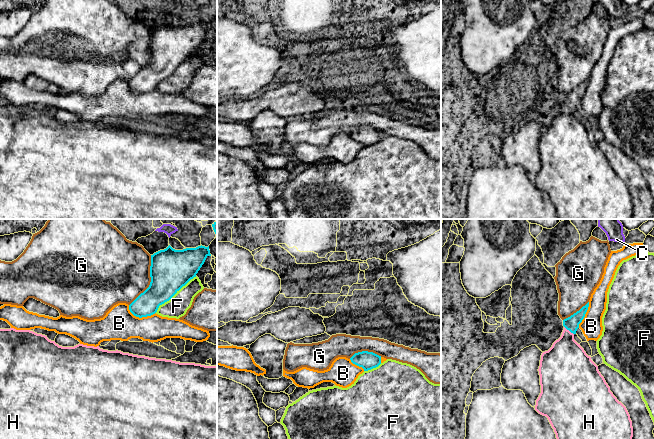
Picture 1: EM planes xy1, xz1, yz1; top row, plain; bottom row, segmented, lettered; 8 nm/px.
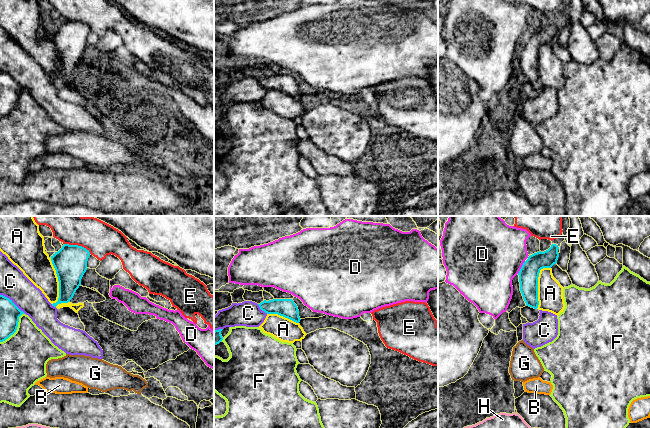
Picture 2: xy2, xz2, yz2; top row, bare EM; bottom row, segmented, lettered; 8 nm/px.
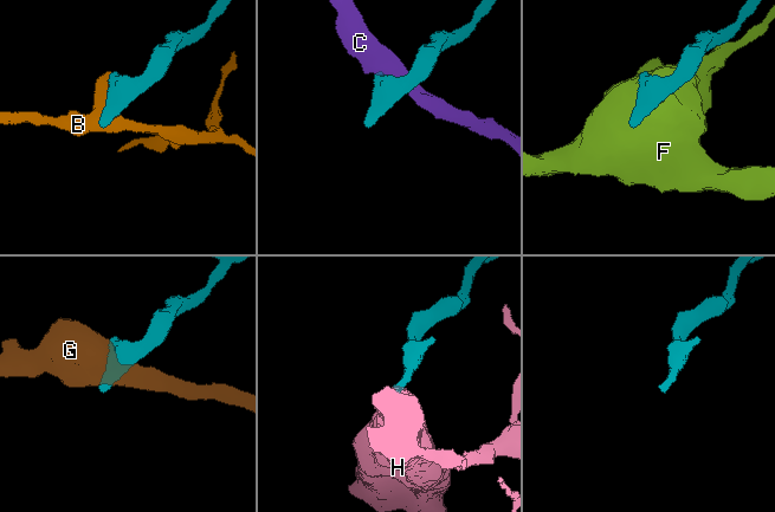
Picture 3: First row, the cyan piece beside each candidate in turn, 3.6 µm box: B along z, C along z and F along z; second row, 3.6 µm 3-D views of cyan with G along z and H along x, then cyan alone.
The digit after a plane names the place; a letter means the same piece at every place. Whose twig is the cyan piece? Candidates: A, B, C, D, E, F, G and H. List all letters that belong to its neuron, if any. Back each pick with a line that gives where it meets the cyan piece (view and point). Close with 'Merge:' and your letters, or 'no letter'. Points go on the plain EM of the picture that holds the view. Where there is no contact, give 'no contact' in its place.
H: yz1 (569, 106)
Merge: H

